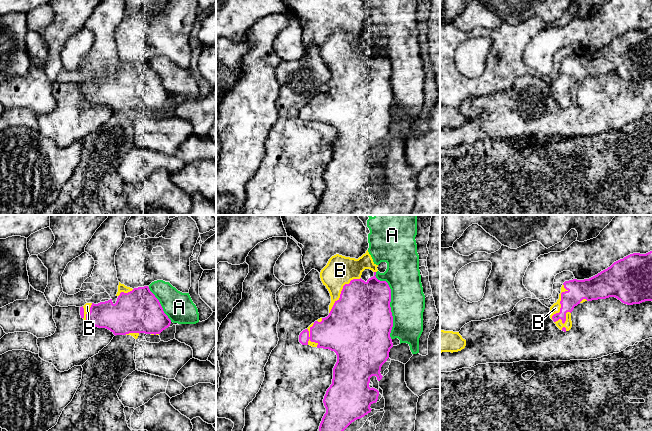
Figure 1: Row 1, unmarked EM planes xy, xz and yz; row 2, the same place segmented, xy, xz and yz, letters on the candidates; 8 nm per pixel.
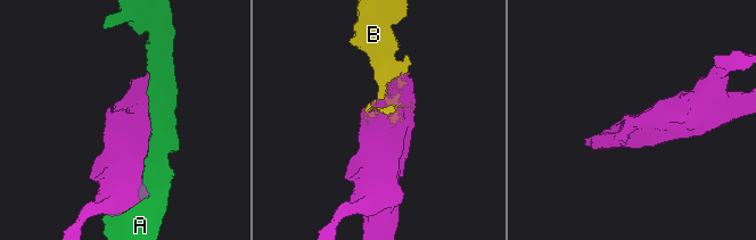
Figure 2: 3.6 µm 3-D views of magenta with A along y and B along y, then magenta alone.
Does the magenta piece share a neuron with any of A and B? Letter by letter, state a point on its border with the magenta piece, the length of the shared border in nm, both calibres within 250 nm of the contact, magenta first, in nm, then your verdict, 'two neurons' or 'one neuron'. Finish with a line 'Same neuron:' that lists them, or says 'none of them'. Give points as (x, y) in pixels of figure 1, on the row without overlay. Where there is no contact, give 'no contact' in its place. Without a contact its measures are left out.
A: contact xz (389, 79); length 550 nm; calibres 480 and 280 nm; two neurons
B: contact xz (341, 67); length 380 nm; calibres 460 and 240 nm; one neuron
Same neuron: B

